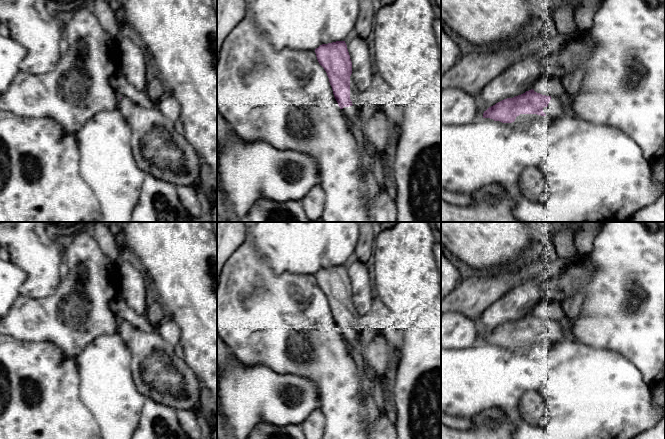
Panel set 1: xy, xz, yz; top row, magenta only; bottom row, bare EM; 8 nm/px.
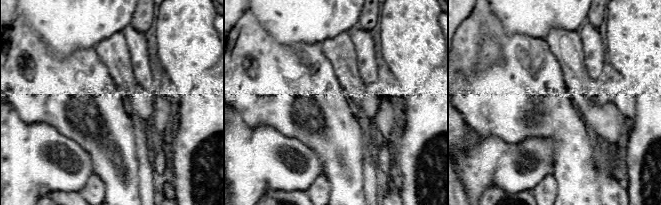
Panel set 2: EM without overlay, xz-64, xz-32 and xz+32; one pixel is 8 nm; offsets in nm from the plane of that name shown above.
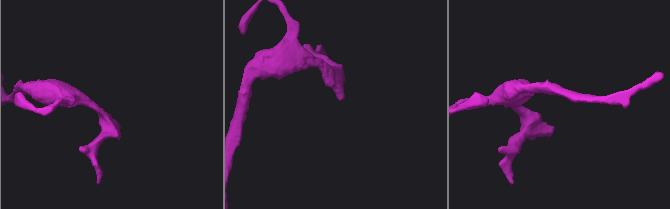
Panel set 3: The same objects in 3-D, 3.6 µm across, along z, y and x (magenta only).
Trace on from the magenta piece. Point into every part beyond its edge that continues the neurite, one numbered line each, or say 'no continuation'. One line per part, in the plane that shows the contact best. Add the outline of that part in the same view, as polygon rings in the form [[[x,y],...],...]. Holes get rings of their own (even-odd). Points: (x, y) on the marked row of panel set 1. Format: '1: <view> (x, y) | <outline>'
1: xz (377, 134) | [[[353,105],[344,107],[342,111],[346,113],[346,118],[364,147],[374,153],[385,155],[390,153],[395,138],[395,129],[387,119],[378,114],[363,121]]]

